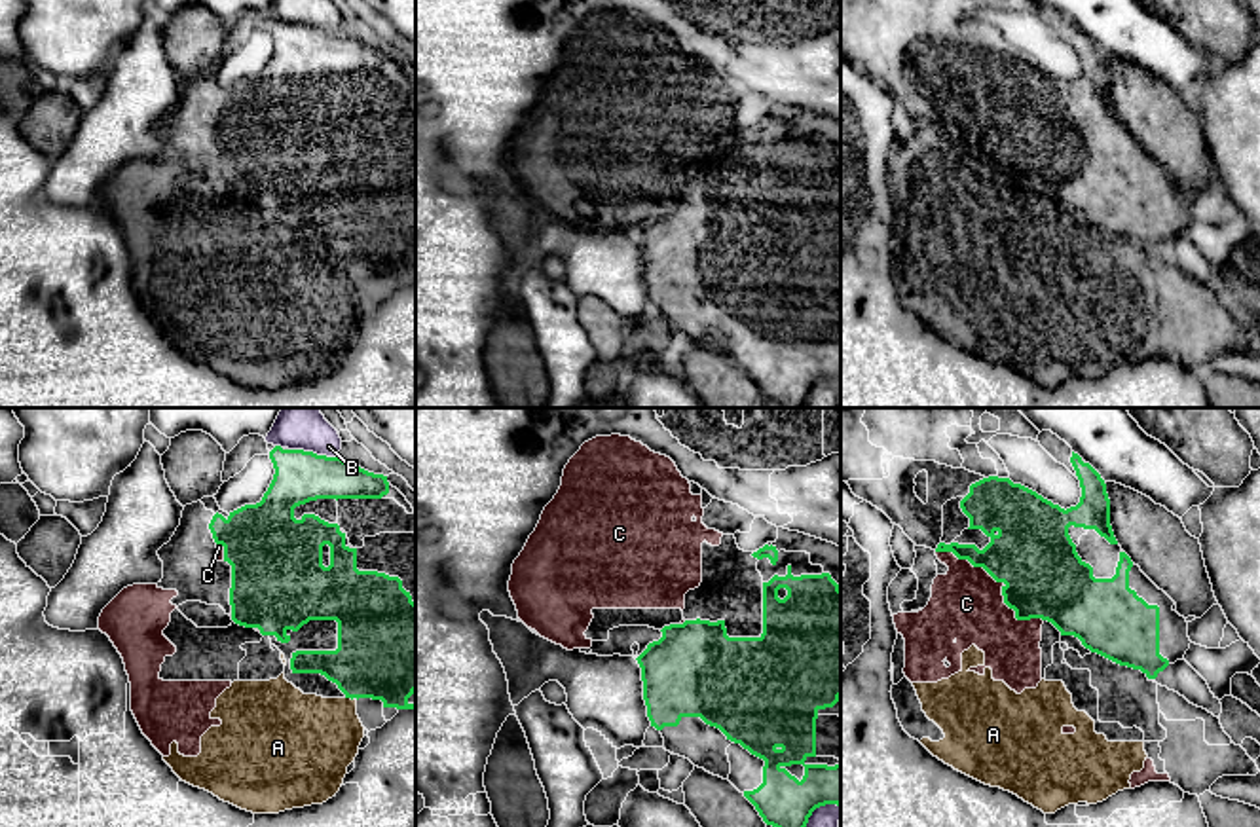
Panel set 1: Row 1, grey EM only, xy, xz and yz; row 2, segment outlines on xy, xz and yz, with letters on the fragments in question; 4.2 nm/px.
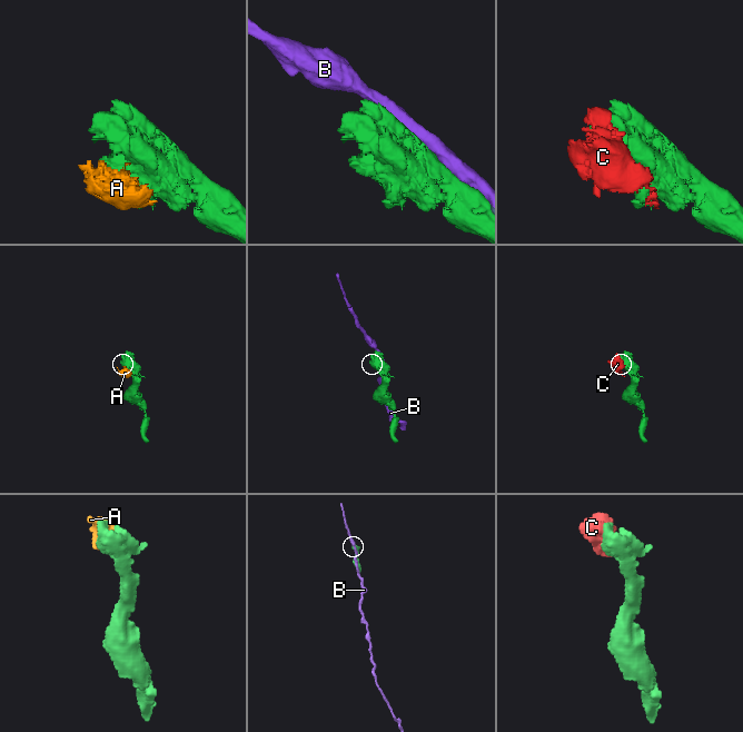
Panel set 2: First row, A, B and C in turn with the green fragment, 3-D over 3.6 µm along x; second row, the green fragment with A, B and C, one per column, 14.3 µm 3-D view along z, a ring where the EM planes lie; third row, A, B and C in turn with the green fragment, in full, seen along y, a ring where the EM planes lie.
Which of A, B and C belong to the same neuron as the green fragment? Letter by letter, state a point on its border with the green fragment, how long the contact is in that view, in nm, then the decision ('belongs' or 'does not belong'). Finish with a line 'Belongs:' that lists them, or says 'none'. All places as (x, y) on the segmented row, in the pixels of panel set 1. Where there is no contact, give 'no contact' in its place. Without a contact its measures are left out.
A: meets green in xy at (350, 697); contact 40 nm long; does not belong
B: meets green in xy at (312, 452); contact 220 nm long; does not belong
C: meets green in yz at (999, 581); contact 550 nm long; does not belong
Belongs: none

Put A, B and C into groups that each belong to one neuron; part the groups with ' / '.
A C / B

